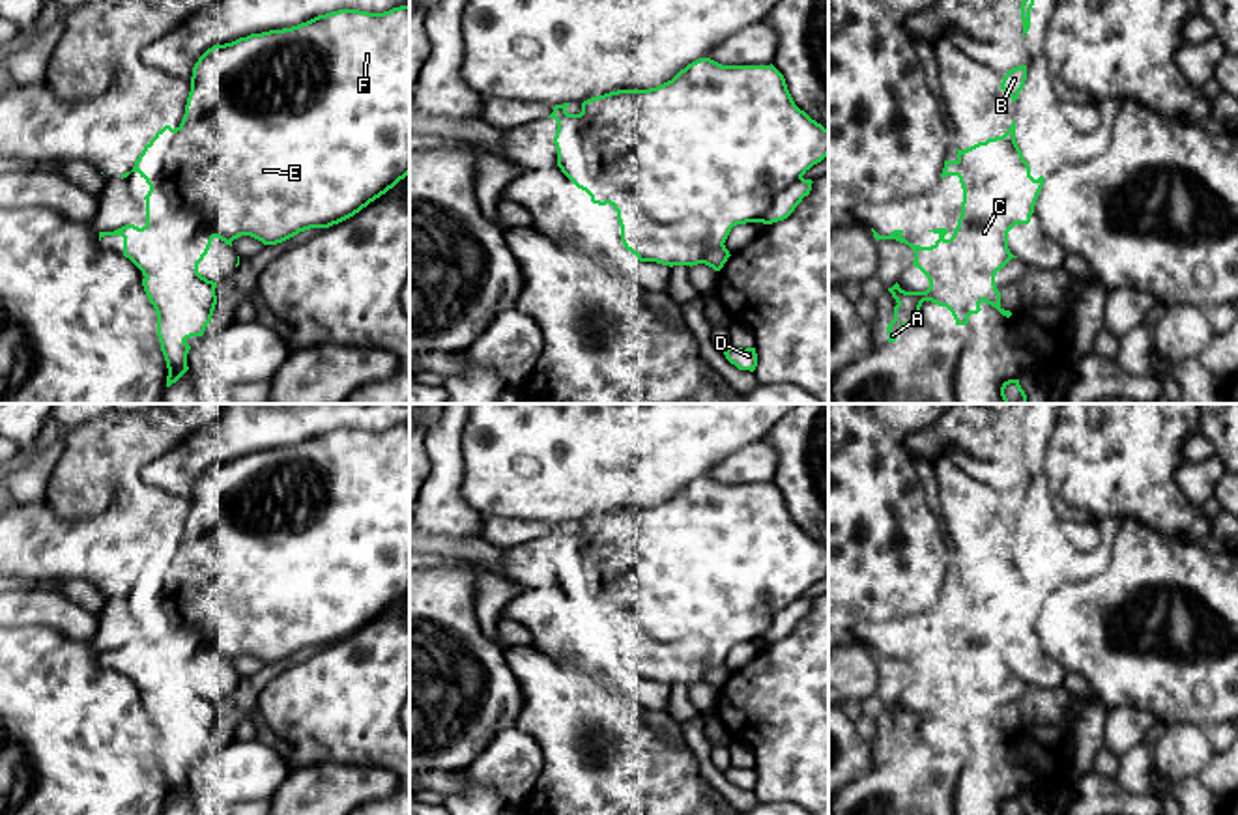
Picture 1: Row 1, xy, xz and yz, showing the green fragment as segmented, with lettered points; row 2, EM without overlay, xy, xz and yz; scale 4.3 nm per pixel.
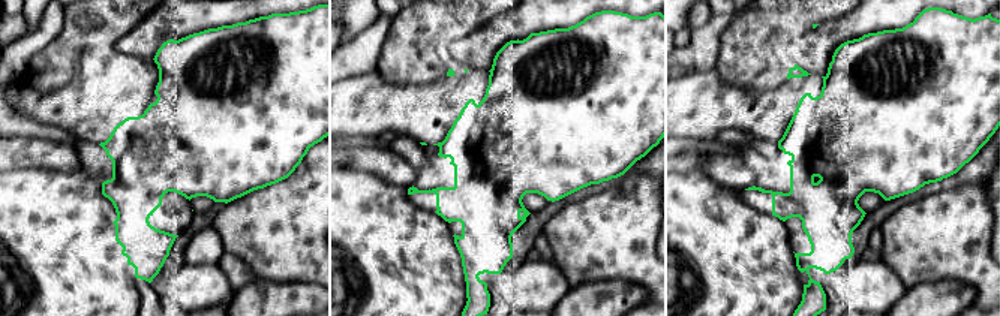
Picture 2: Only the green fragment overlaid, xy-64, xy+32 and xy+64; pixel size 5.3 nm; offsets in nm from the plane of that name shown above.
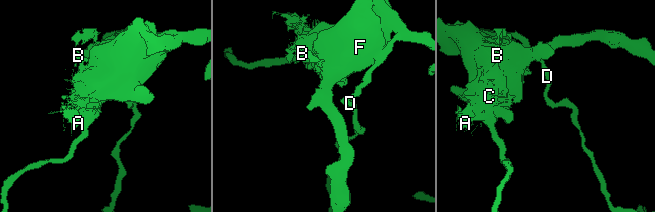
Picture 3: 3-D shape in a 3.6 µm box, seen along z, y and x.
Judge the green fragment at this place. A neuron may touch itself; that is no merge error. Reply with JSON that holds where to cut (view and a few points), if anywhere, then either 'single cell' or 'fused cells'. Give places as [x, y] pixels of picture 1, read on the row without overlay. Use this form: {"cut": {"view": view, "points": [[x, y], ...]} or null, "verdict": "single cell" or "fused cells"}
{"cut": {"view": "xy", "points": [[180, 543], [163, 606], [172, 621], [201, 645], [230, 660]]}, "verdict": "fused cells"}

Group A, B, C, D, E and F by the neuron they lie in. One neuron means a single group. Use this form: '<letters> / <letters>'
A B C D / E F

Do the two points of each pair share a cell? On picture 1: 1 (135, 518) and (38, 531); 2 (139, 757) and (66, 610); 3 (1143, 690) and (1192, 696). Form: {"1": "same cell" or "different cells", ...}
{"1": "same cell", "2": "different cells", "3": "same cell"}

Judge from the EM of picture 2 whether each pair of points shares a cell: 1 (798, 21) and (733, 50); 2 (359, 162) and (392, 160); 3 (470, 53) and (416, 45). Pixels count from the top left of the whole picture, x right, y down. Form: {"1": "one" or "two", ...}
{"1": "one", "2": "one", "3": "two"}

